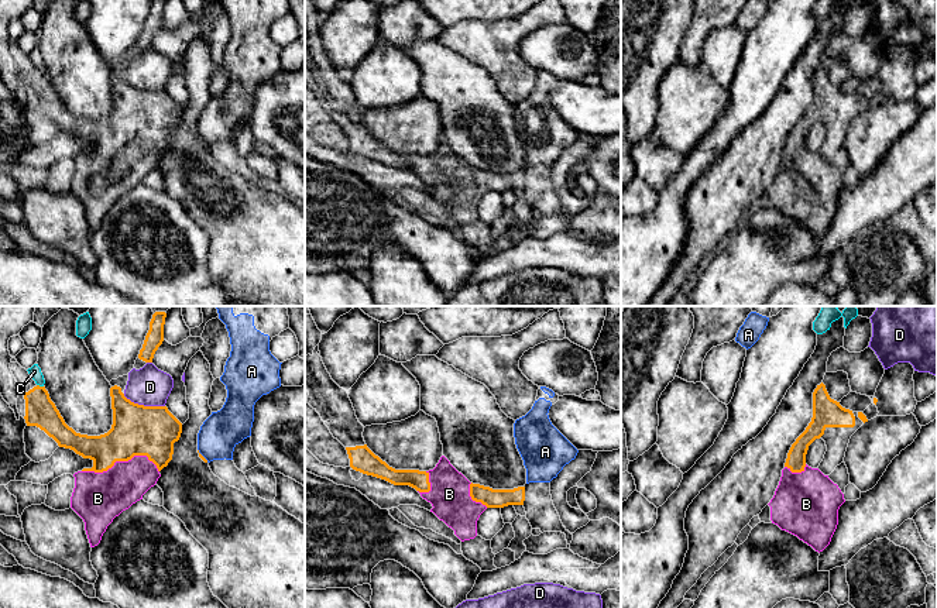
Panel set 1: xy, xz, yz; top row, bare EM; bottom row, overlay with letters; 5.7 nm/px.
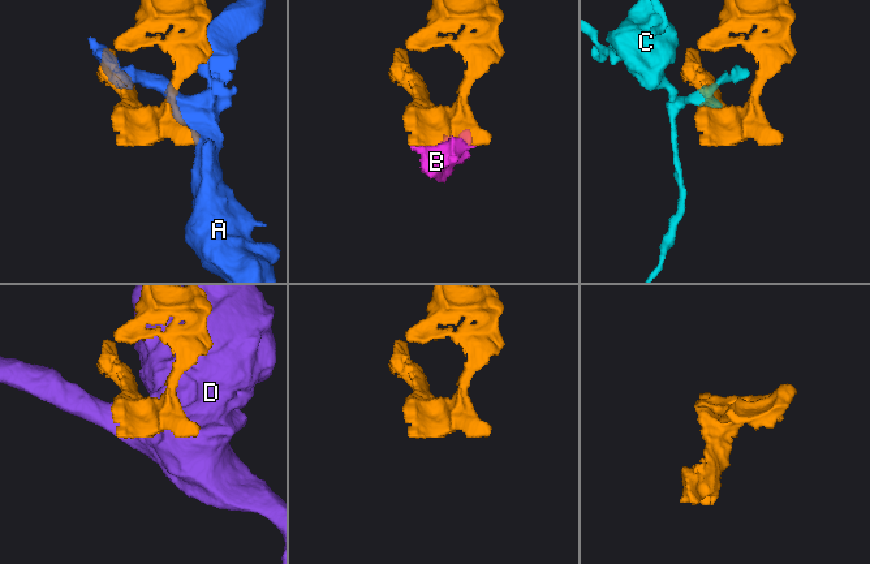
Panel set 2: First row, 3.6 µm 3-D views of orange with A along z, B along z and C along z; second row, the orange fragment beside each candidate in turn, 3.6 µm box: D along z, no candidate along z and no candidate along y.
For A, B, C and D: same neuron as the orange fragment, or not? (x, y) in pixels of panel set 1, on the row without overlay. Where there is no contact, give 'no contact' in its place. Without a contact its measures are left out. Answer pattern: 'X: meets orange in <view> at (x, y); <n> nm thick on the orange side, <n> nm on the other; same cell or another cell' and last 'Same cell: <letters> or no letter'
A: meets orange in xy at (202, 140); 20 nm thick on the orange side, 220 nm on the other; another cell
B: meets orange in xy at (120, 144); 280 nm thick on the orange side, 280 nm on the other; same cell
C: meets orange in xy at (38, 69); 180 nm thick on the orange side, 70 nm on the other; another cell
D: meets orange in xy at (143, 89); 280 nm thick on the orange side, 220 nm on the other; another cell
Same cell: B

